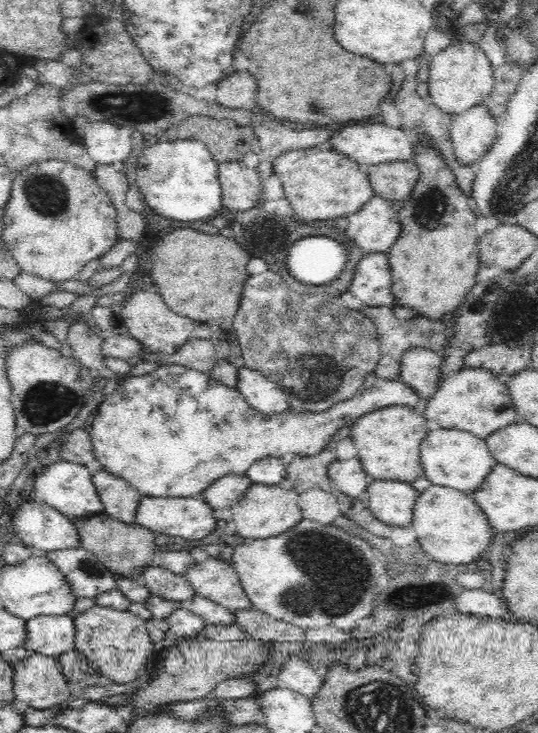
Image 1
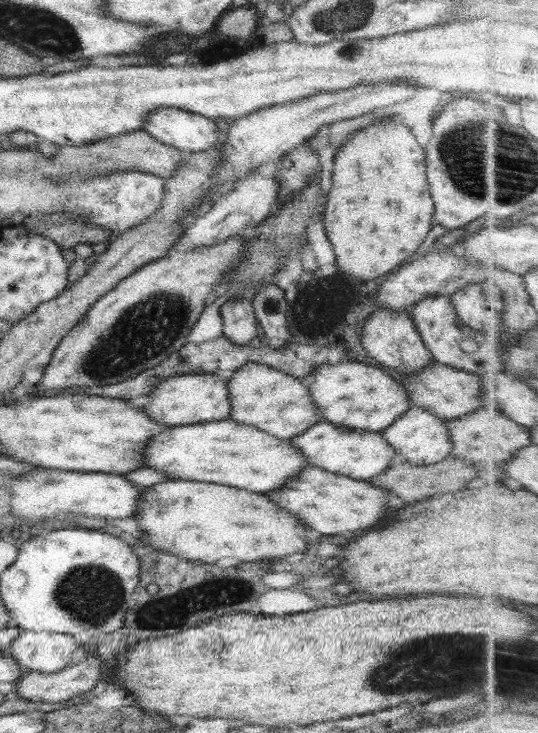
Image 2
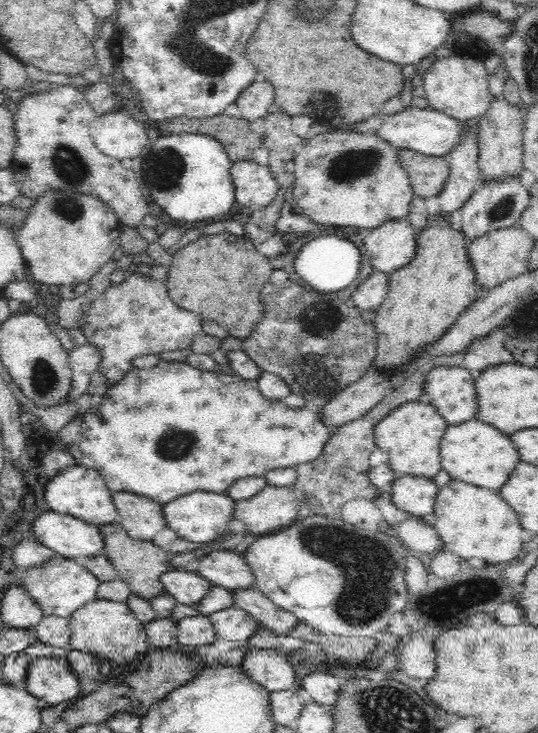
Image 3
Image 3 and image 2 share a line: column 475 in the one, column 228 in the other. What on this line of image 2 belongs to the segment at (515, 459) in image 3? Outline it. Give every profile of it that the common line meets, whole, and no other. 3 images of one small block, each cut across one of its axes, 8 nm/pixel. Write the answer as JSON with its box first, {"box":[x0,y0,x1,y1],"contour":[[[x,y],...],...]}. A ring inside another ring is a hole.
{"box":[144,419,309,494],"contour":[[[232,419],[171,426],[156,434],[144,452],[146,468],[169,474],[174,480],[214,482],[264,494],[278,491],[309,466],[290,439],[276,438]]]}

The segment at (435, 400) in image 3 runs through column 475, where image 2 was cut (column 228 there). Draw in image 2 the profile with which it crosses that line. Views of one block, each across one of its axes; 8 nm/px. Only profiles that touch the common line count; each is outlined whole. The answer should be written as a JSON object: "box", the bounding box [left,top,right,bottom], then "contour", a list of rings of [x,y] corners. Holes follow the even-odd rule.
{"box":[144,372,232,426],"contour":[[[197,372],[193,375],[172,376],[152,388],[144,411],[156,421],[170,426],[186,426],[210,421],[230,419],[232,403],[228,393],[228,379],[215,373]]]}

